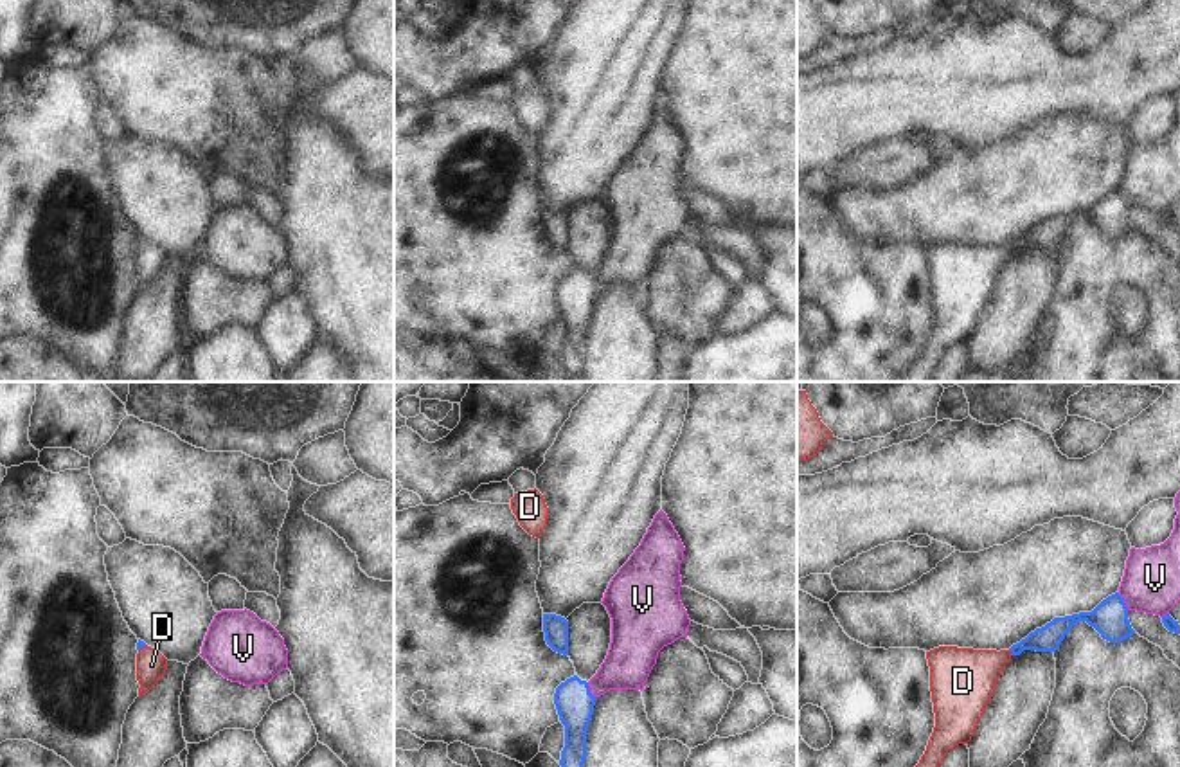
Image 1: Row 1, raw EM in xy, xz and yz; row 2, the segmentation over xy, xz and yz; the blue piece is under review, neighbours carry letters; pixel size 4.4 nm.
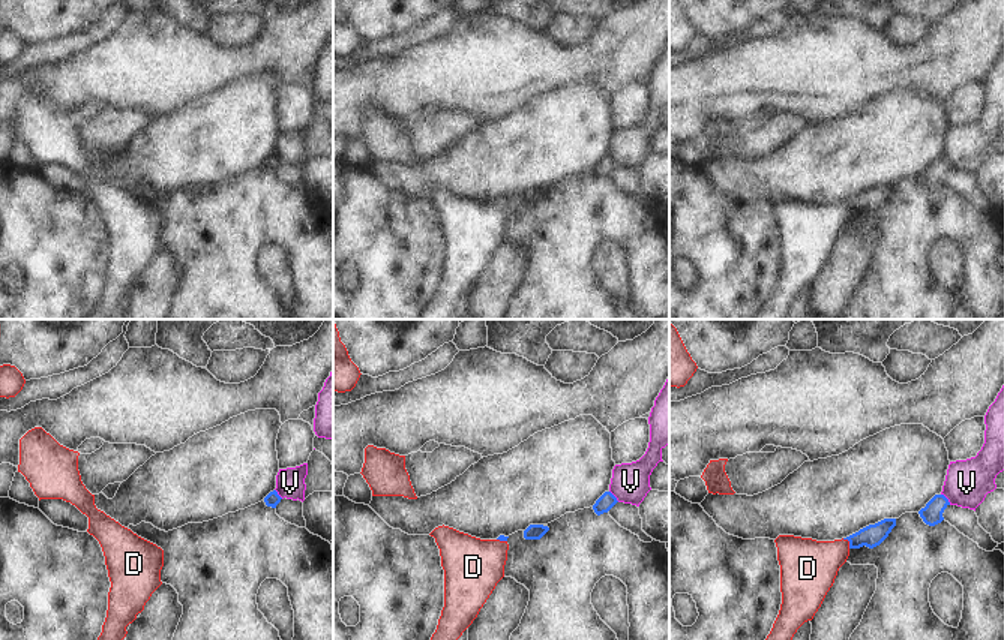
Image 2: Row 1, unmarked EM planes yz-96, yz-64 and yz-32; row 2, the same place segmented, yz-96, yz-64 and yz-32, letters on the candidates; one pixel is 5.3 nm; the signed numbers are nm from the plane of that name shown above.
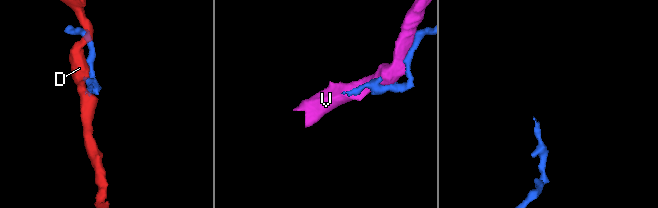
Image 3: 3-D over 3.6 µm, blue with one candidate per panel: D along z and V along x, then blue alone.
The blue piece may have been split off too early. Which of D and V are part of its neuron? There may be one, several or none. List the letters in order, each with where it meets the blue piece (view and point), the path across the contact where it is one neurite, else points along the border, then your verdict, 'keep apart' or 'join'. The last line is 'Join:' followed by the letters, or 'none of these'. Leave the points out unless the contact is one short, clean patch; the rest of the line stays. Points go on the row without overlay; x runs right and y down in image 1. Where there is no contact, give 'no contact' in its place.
D: yz (1011, 249) | across yz (1047, 234), (1035, 236), (1011, 249), (963, 276) | join
V: yz (1123, 198) | keep apart
Join: D

